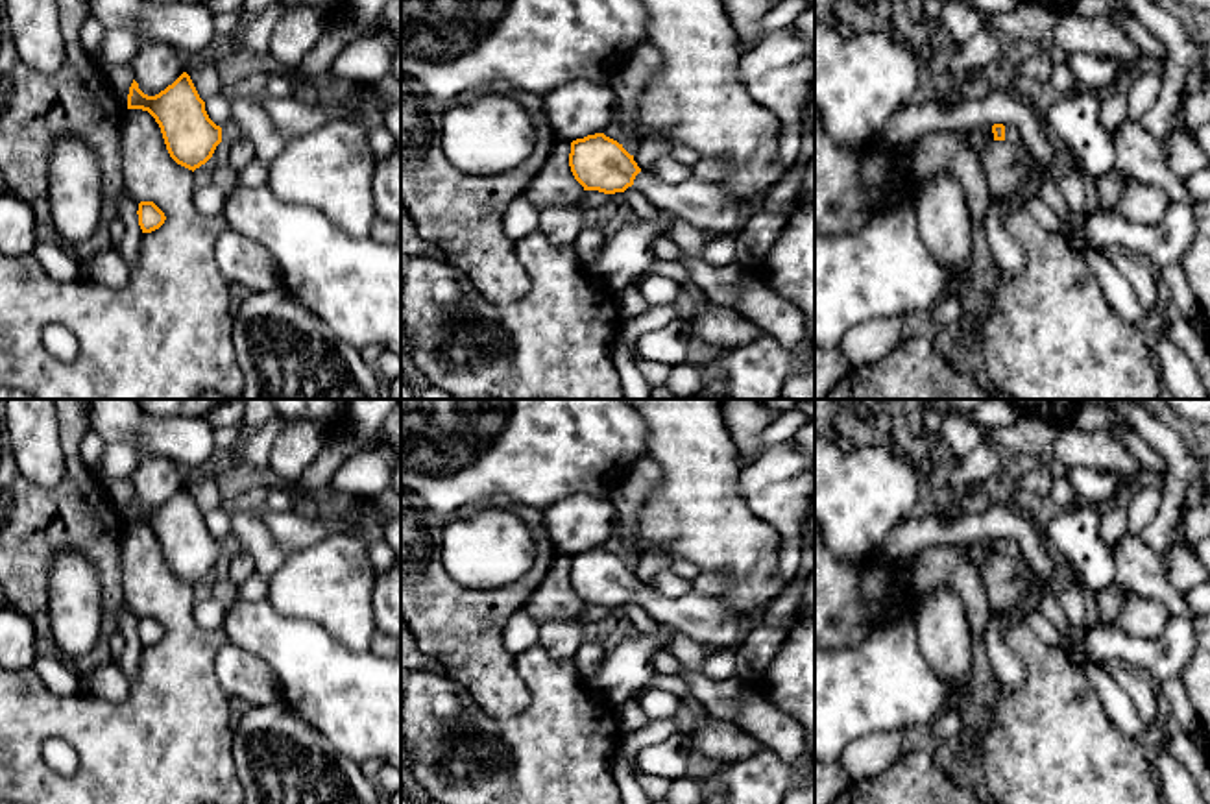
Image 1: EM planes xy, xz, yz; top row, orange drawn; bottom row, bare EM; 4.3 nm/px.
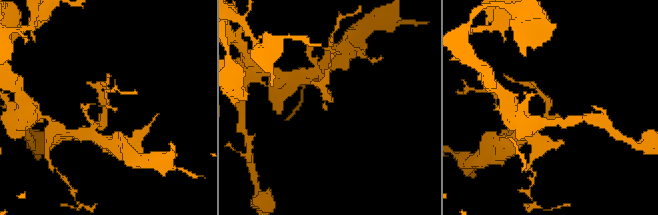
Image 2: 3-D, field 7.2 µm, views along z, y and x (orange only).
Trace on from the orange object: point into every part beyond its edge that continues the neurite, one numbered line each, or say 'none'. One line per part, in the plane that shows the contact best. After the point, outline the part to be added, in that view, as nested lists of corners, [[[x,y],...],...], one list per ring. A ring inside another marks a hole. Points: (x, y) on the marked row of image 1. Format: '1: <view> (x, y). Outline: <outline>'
1: xy (231, 132). Outline: [[[231,118],[227,124],[220,126],[222,128],[222,142],[231,146],[238,139],[246,137],[242,128]]]

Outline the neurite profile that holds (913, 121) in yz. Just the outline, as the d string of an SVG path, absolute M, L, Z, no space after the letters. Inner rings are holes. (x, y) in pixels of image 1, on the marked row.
M994 91L983 100L962 100L951 94L951 105L940 100L911 102L898 109L879 129L877 142L905 146L929 133L968 133L983 126L1016 126L1022 146L1047 170L1053 168L1053 146L1042 128L1042 118L1005 91Z

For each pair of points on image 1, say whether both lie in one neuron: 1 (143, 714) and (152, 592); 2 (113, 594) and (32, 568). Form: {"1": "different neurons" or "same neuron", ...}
{"1": "same neuron", "2": "same neuron"}

